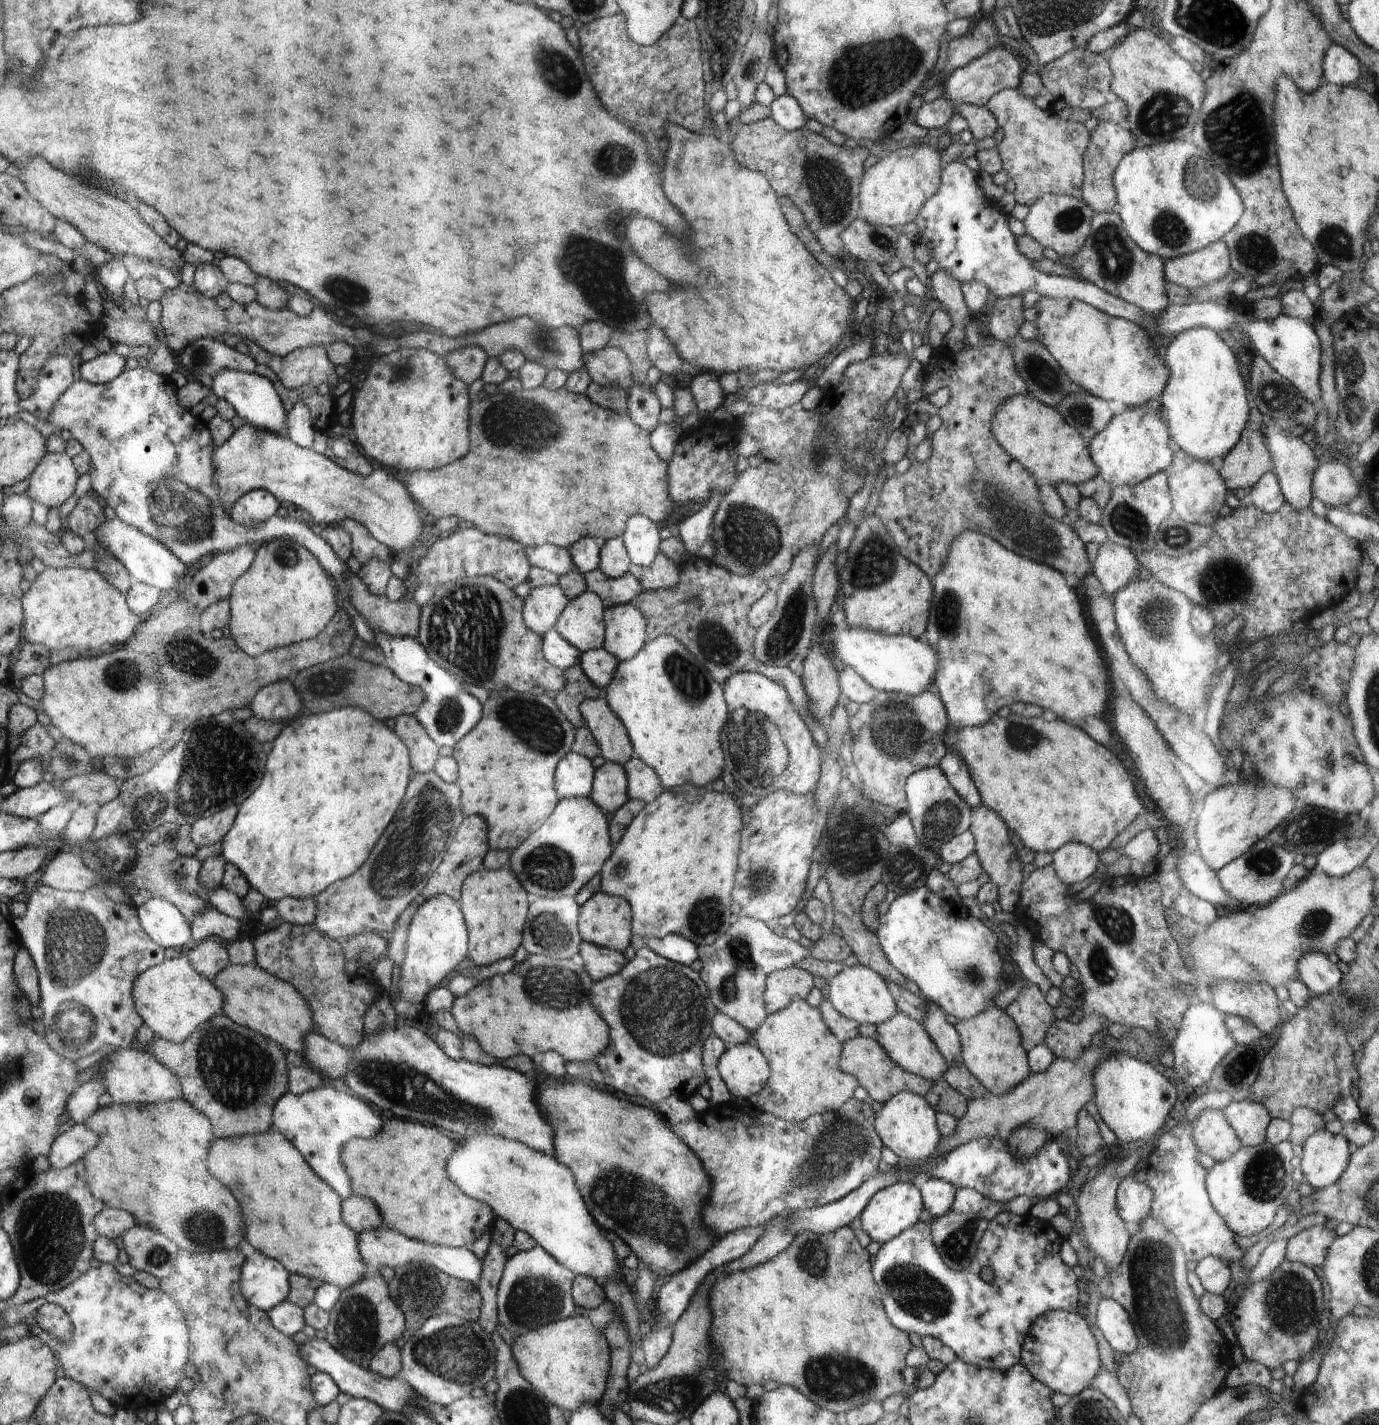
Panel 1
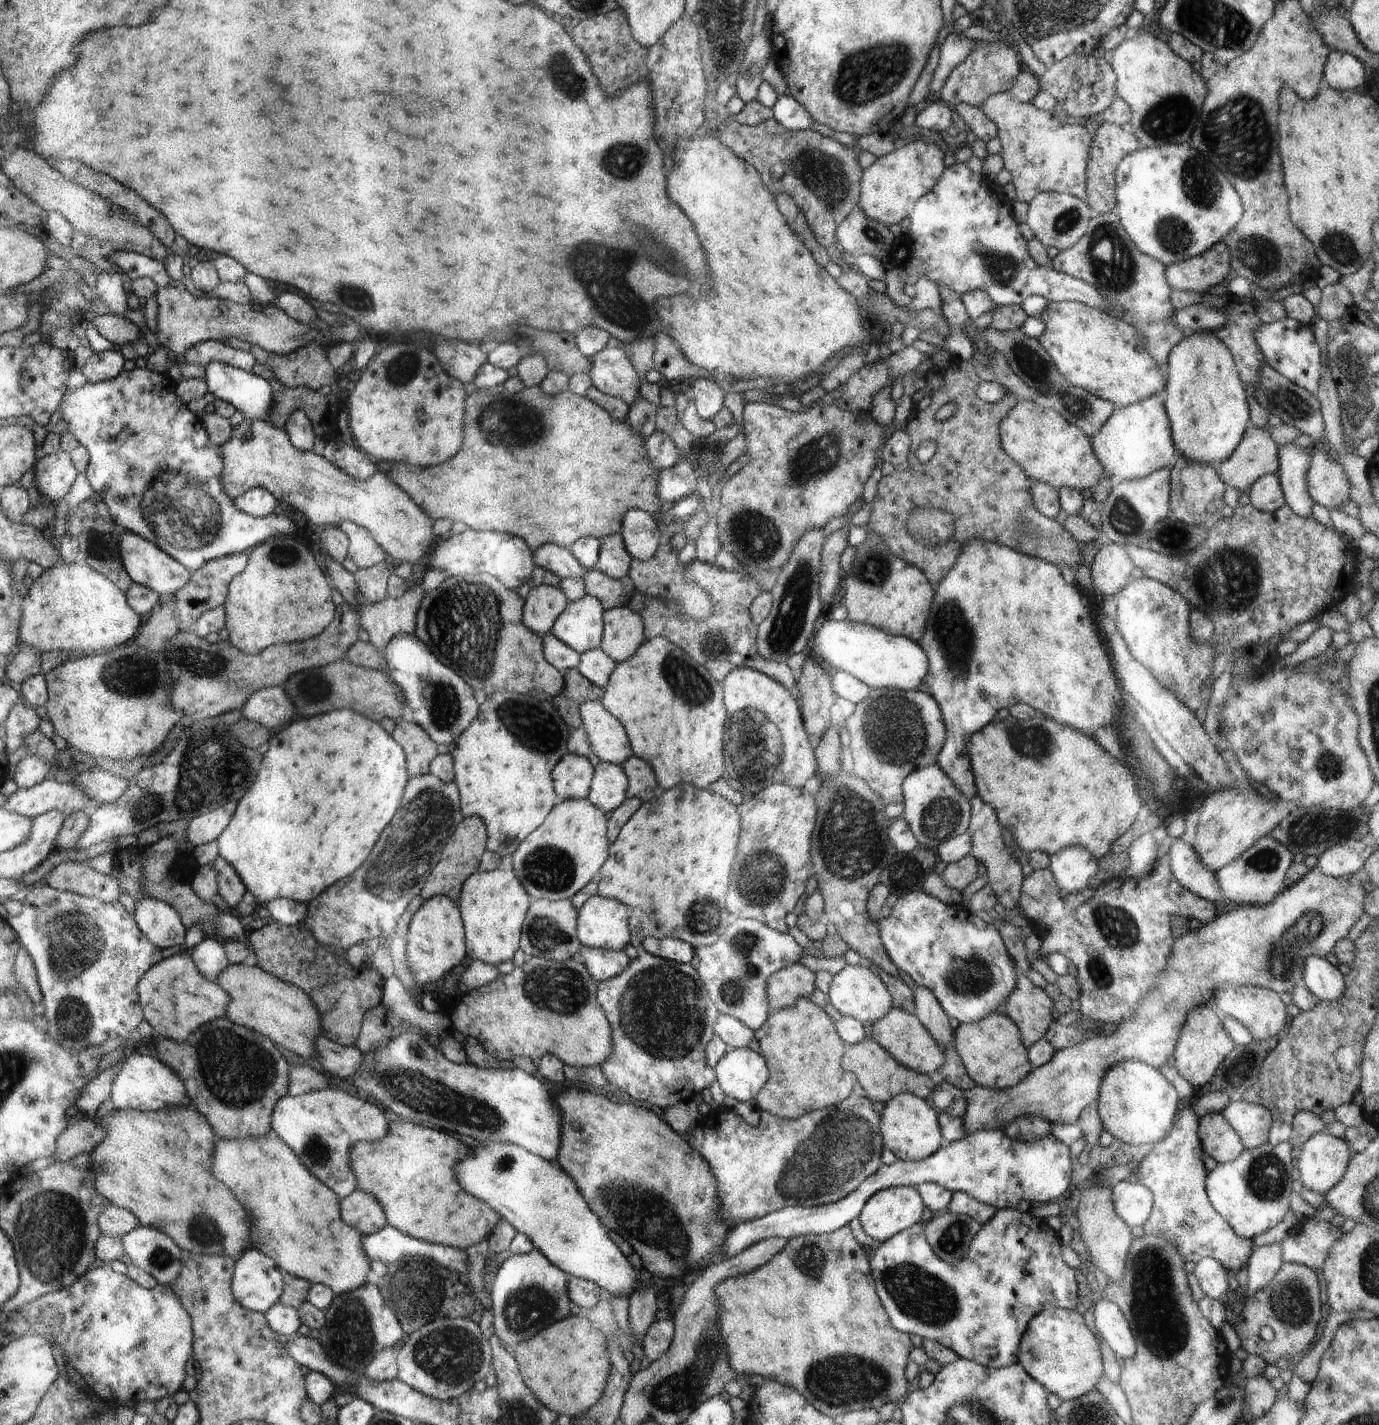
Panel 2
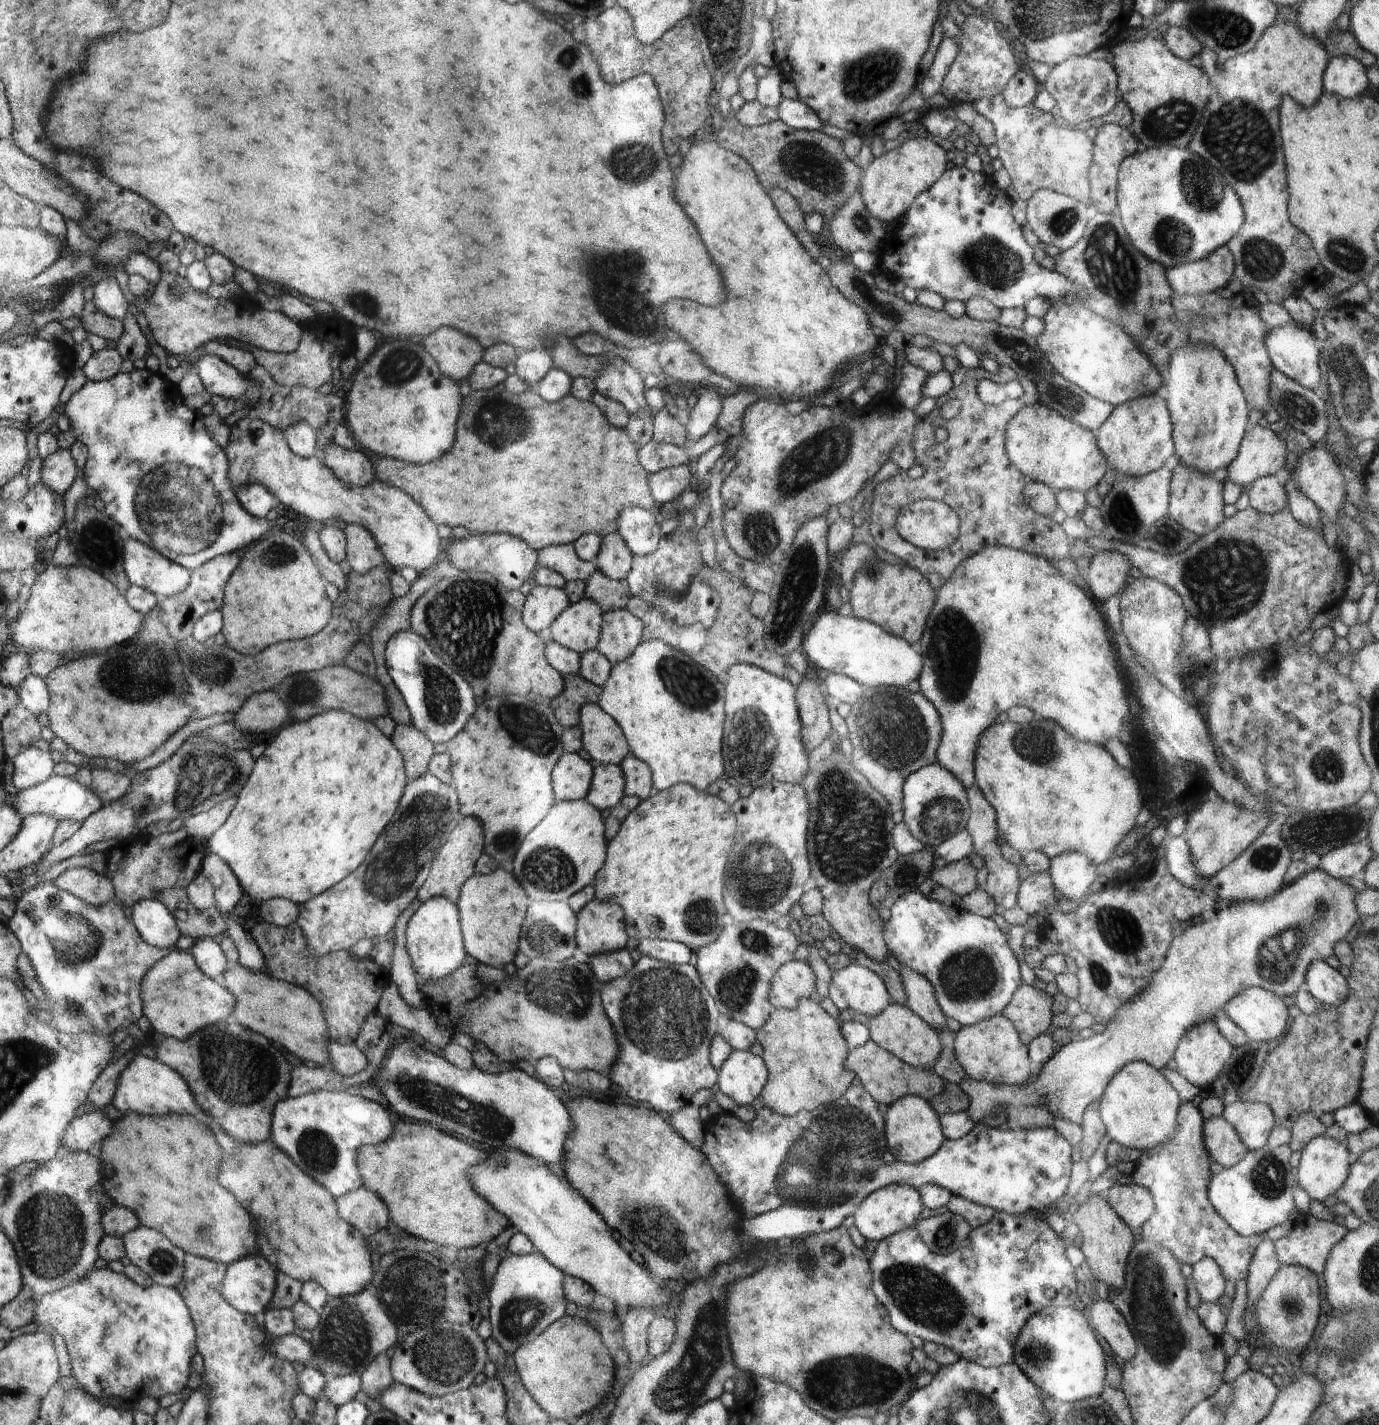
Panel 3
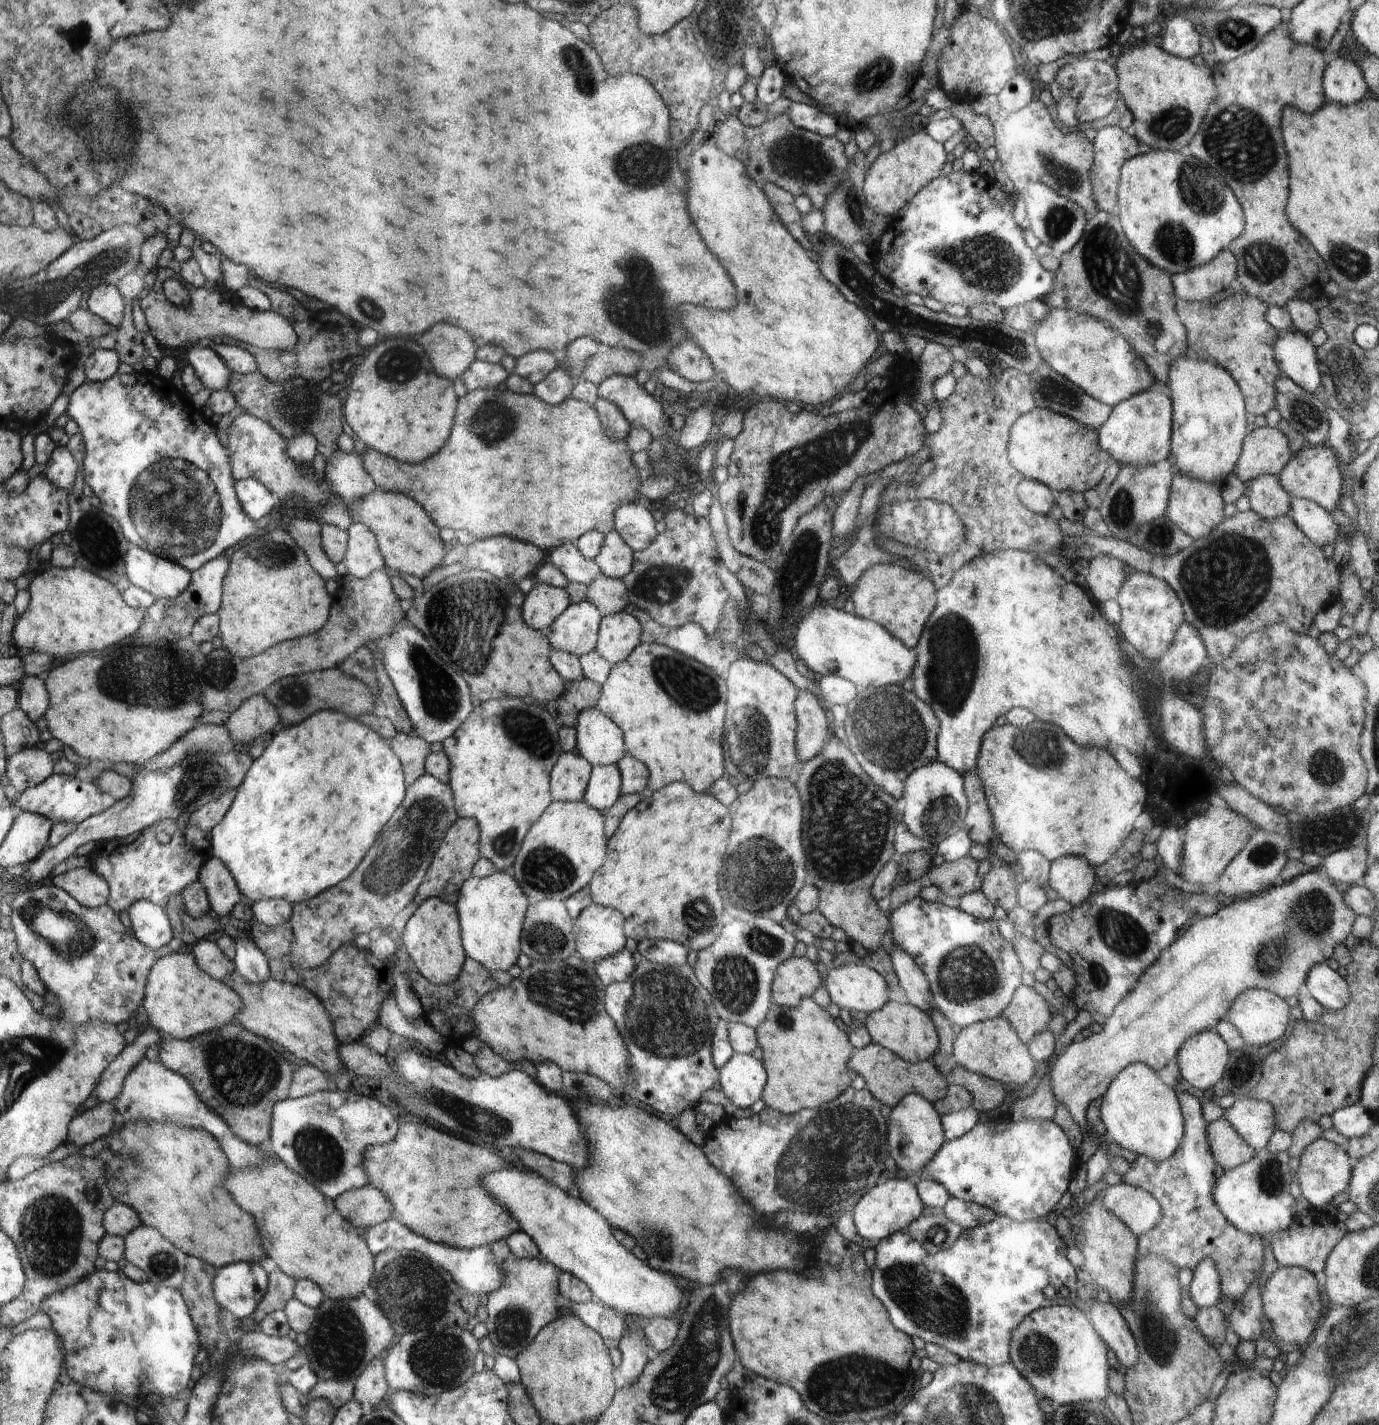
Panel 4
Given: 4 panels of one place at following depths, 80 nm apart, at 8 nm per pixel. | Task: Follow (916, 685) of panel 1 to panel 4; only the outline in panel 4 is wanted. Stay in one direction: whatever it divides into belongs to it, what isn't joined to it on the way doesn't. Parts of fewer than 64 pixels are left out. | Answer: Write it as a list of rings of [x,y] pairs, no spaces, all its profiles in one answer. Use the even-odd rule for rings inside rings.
[[[818,602],[805,619],[797,626],[790,646],[795,658],[802,660],[810,671],[816,674],[838,675],[850,680],[856,686],[891,686],[900,685],[903,680],[910,678],[917,664],[917,652],[909,649],[901,640],[893,637],[891,633],[870,619],[863,619],[840,610],[827,602]]]

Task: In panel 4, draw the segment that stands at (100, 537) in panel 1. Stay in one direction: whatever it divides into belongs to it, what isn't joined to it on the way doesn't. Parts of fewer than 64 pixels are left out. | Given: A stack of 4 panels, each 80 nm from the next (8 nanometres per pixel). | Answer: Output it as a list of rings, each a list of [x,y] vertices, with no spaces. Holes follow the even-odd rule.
[[[132,543],[125,558],[125,571],[130,585],[140,587],[156,599],[176,598],[191,584],[191,572],[183,565]]]

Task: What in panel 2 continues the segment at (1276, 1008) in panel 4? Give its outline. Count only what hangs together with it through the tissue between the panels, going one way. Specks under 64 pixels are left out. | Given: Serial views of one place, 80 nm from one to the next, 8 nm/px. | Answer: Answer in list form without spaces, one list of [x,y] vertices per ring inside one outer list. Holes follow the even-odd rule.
[[[1226,986],[1216,996],[1216,1004],[1224,1014],[1248,1026],[1258,1040],[1276,1036],[1288,1014],[1279,993],[1252,986]]]

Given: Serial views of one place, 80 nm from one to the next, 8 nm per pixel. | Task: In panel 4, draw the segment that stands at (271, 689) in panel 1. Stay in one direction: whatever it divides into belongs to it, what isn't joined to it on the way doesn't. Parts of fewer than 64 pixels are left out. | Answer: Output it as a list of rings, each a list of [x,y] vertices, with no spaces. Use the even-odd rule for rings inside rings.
[[[258,695],[258,696],[252,696],[251,699],[248,699],[248,704],[242,704],[242,706],[239,708],[240,712],[236,712],[234,711],[234,714],[230,714],[229,718],[230,720],[225,722],[225,727],[227,728],[227,731],[230,730],[230,732],[232,732],[232,734],[230,734],[230,737],[232,737],[235,740],[235,744],[237,745],[237,749],[238,749],[238,745],[239,744],[244,744],[247,745],[248,742],[252,742],[252,740],[256,740],[256,738],[260,738],[260,736],[264,736],[264,734],[266,734],[266,732],[272,732],[272,730],[274,730],[274,726],[276,726],[276,724],[278,724],[278,722],[280,722],[280,717],[278,716],[278,709],[266,698],[262,698],[262,696]]]

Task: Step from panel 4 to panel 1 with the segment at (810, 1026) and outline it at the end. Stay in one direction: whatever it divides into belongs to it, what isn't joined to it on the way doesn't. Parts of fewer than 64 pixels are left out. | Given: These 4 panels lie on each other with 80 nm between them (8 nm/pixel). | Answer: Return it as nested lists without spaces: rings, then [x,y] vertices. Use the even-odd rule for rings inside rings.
[[[795,996],[784,1008],[768,1015],[766,1022],[753,1032],[756,1046],[770,1062],[770,1082],[758,1094],[757,1110],[780,1116],[782,1120],[802,1122],[815,1114],[838,1110],[852,1098],[858,1082],[838,1068],[843,1042],[833,1033],[816,1007],[810,1008],[803,997]]]

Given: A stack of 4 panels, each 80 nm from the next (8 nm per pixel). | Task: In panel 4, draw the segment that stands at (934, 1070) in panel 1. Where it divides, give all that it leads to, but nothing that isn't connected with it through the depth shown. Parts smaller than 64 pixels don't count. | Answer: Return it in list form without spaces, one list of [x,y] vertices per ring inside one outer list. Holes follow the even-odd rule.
[[[888,1001],[879,1011],[871,1012],[865,1023],[871,1036],[871,1042],[891,1049],[899,1057],[911,1063],[922,1063],[931,1059],[939,1048],[939,1033],[934,1021],[915,1005],[899,1004]]]

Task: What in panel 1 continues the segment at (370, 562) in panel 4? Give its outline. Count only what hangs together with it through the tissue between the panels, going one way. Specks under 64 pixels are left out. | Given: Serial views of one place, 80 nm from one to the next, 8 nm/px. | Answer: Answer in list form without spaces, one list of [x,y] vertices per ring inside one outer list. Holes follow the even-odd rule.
[[[344,519],[342,526],[351,536],[351,554],[356,556],[361,564],[368,563],[372,559],[386,561],[390,556],[387,545],[376,540],[371,531],[360,521]]]

